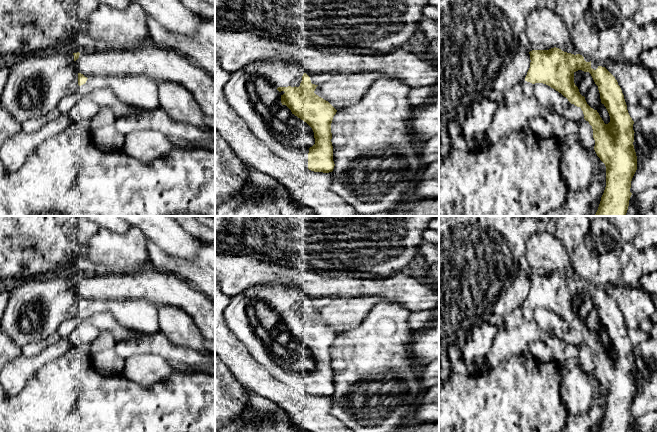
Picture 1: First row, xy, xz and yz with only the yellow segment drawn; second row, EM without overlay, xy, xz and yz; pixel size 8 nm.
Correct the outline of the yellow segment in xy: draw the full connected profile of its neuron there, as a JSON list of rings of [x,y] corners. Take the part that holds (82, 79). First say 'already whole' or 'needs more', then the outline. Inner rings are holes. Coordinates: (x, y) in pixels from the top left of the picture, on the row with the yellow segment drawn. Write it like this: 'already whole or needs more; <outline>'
needs more; [[[53,53],[50,55],[29,56],[17,62],[9,68],[8,78],[1,96],[0,105],[5,108],[19,123],[28,119],[47,115],[56,109],[60,100],[75,92],[81,85],[85,84],[87,77],[78,73],[74,67],[75,61],[80,53],[63,54]]]

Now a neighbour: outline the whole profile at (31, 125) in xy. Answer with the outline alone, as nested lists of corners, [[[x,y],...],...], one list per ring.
[[[56,108],[52,110],[51,112],[49,112],[47,115],[40,116],[33,119],[28,119],[24,121],[23,123],[21,123],[22,132],[27,134],[35,132],[39,130],[40,128],[42,128],[49,121],[59,118],[61,115],[62,113]]]

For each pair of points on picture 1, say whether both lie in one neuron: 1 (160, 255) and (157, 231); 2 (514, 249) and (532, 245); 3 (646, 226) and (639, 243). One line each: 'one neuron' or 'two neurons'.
1: two neurons
2: two neurons
3: one neuron

